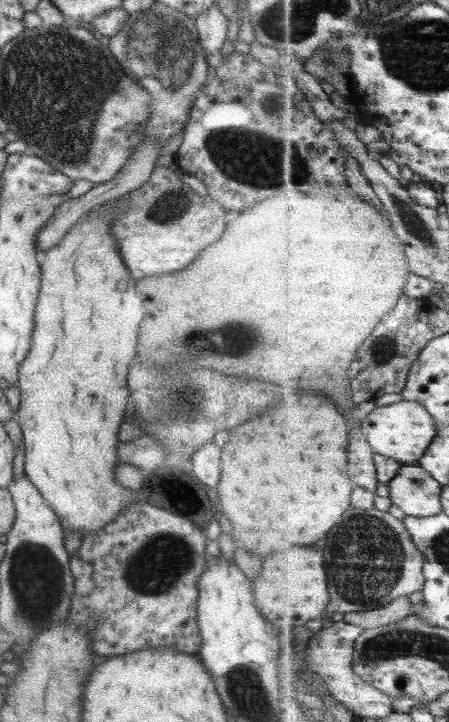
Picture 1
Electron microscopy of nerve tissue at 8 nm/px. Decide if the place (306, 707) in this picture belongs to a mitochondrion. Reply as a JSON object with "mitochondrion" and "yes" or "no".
{"mitochondrion":"no"}

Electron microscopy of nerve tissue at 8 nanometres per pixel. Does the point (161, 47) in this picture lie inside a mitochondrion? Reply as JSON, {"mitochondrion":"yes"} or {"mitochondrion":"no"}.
{"mitochondrion":"yes"}

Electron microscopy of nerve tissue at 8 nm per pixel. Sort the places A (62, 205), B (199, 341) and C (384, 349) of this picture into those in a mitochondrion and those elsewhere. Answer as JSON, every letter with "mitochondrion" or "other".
{"A":"other","B":"mitochondrion","C":"mitochondrion"}

